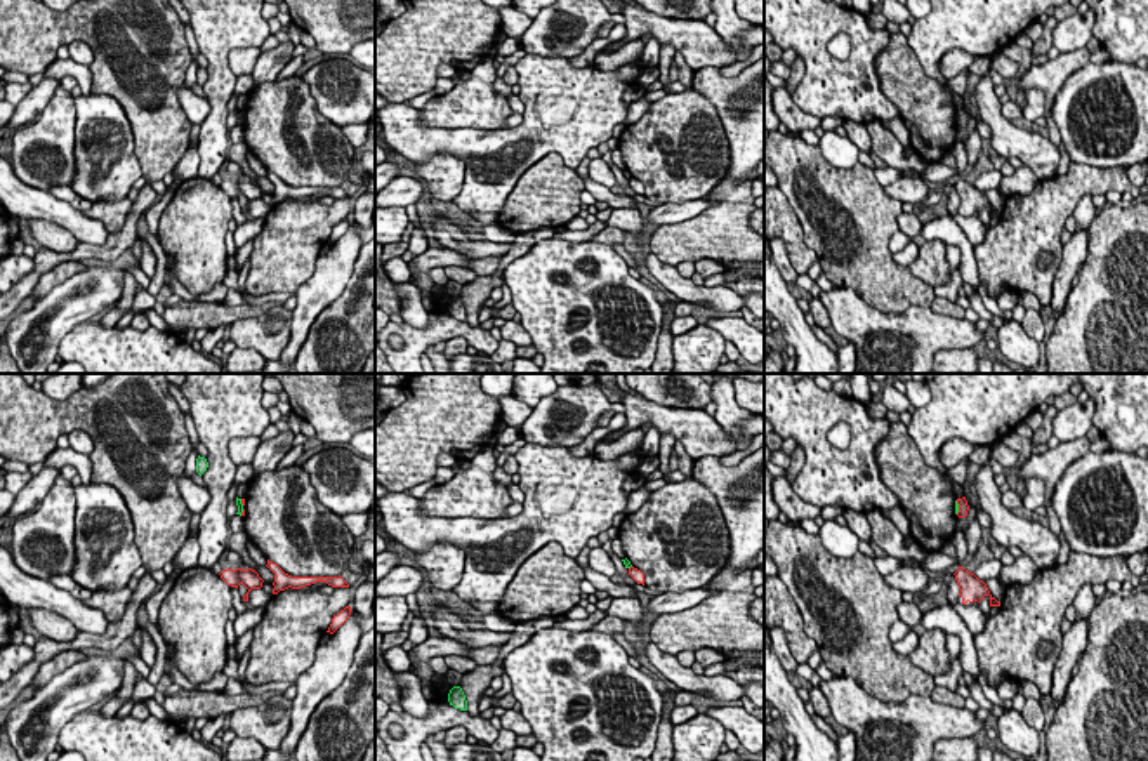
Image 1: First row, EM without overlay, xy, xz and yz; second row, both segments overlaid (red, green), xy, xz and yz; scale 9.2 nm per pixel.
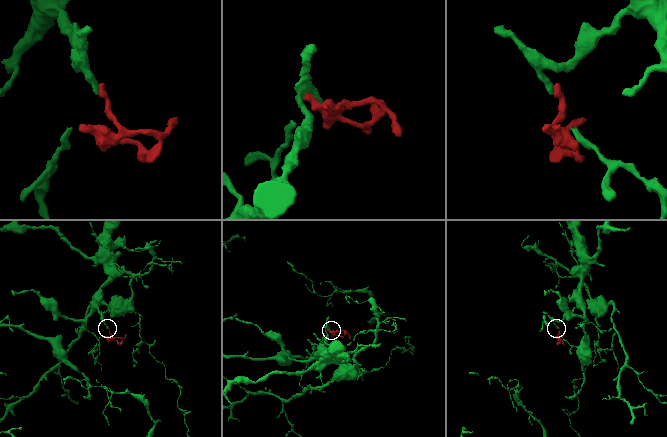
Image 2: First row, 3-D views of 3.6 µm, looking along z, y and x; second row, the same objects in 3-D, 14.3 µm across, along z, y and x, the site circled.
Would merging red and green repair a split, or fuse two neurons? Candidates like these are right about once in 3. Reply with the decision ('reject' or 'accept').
reject

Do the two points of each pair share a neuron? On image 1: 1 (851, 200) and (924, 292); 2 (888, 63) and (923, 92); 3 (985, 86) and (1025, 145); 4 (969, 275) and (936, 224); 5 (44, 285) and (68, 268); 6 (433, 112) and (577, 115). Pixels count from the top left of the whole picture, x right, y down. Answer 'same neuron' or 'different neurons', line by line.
1: same neuron
2: same neuron
3: same neuron
4: same neuron
5: same neuron
6: different neurons

